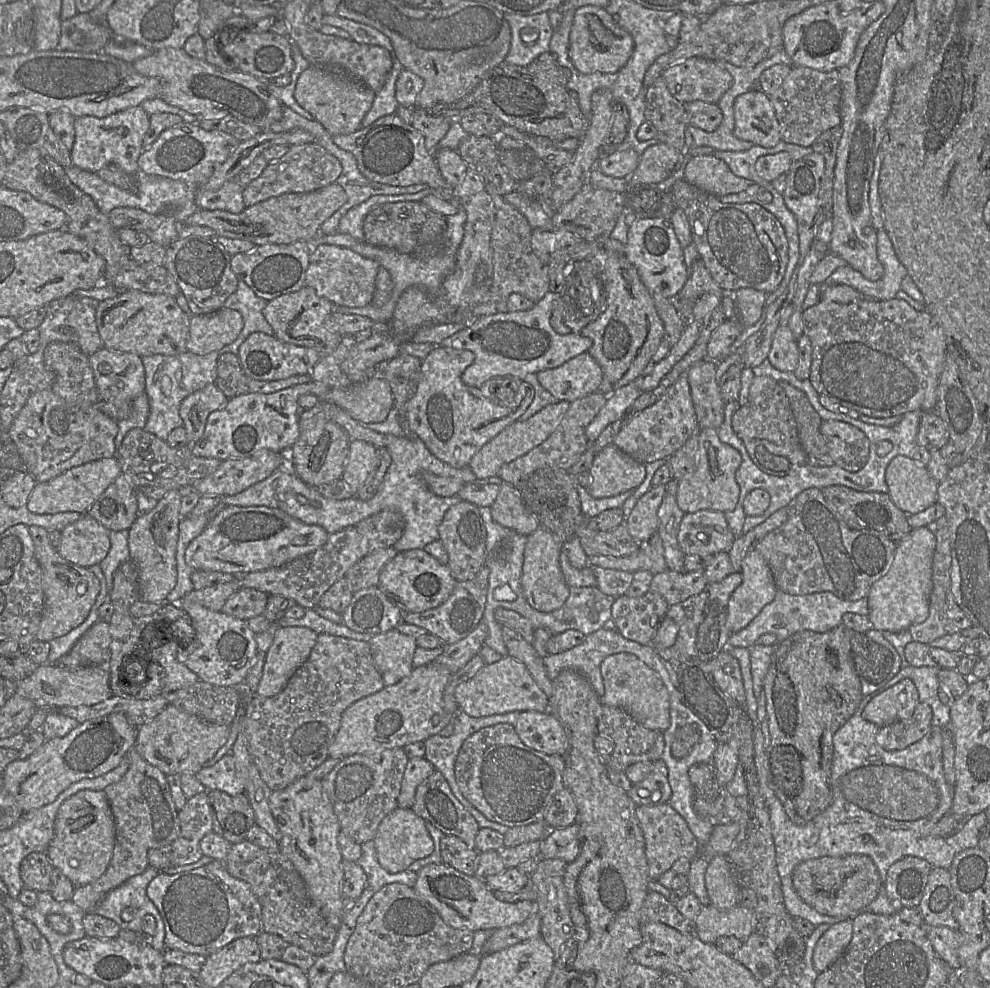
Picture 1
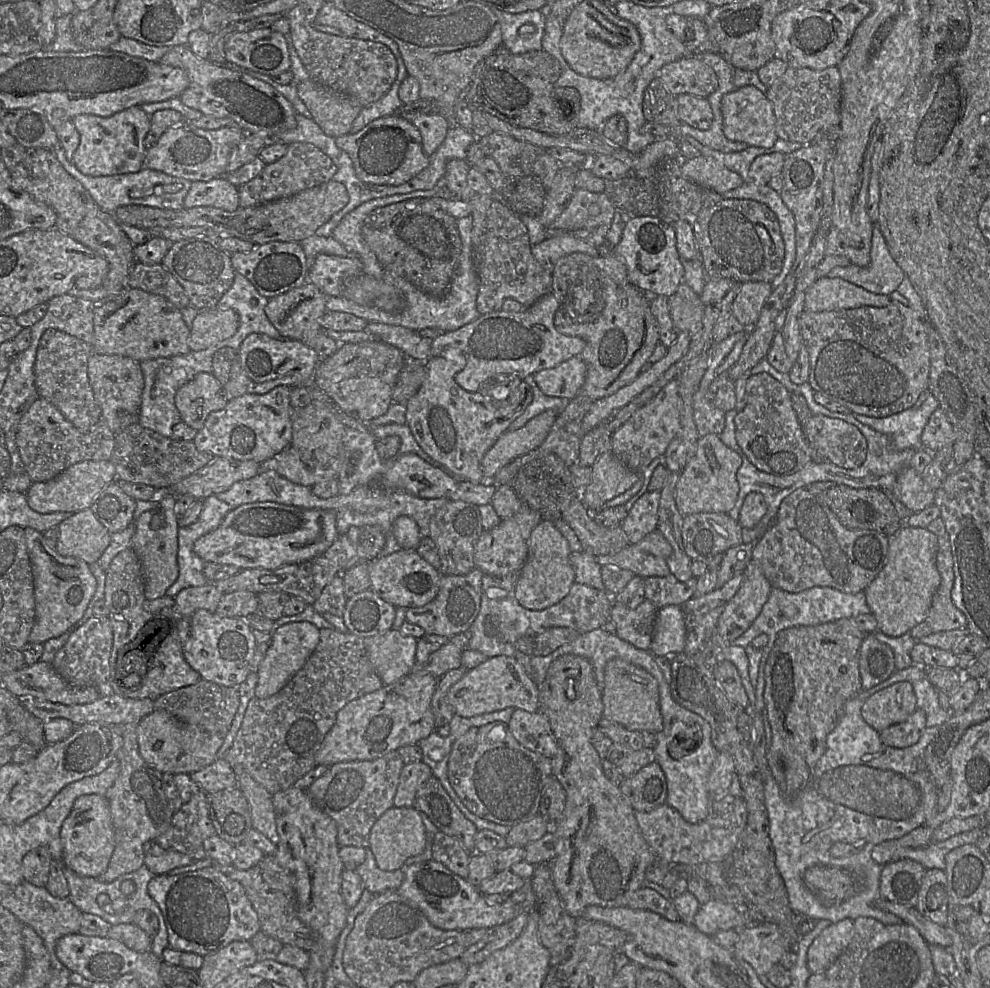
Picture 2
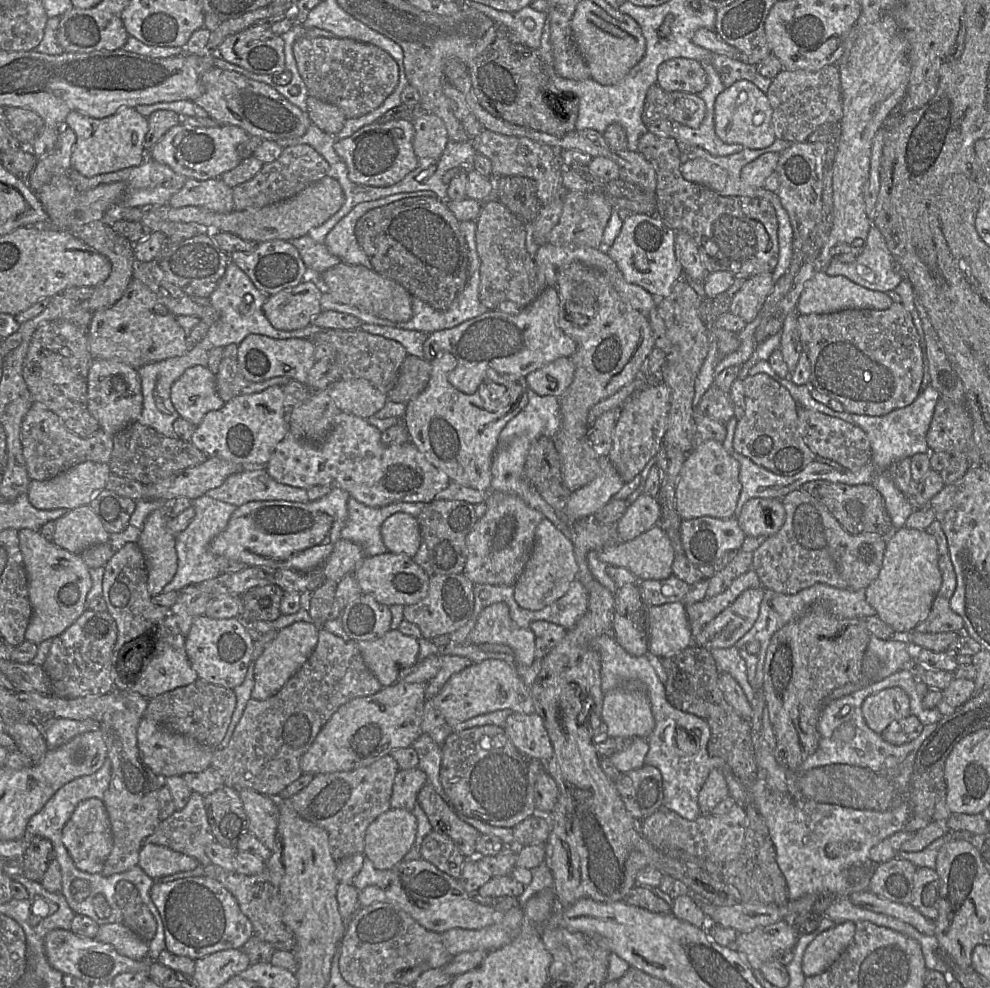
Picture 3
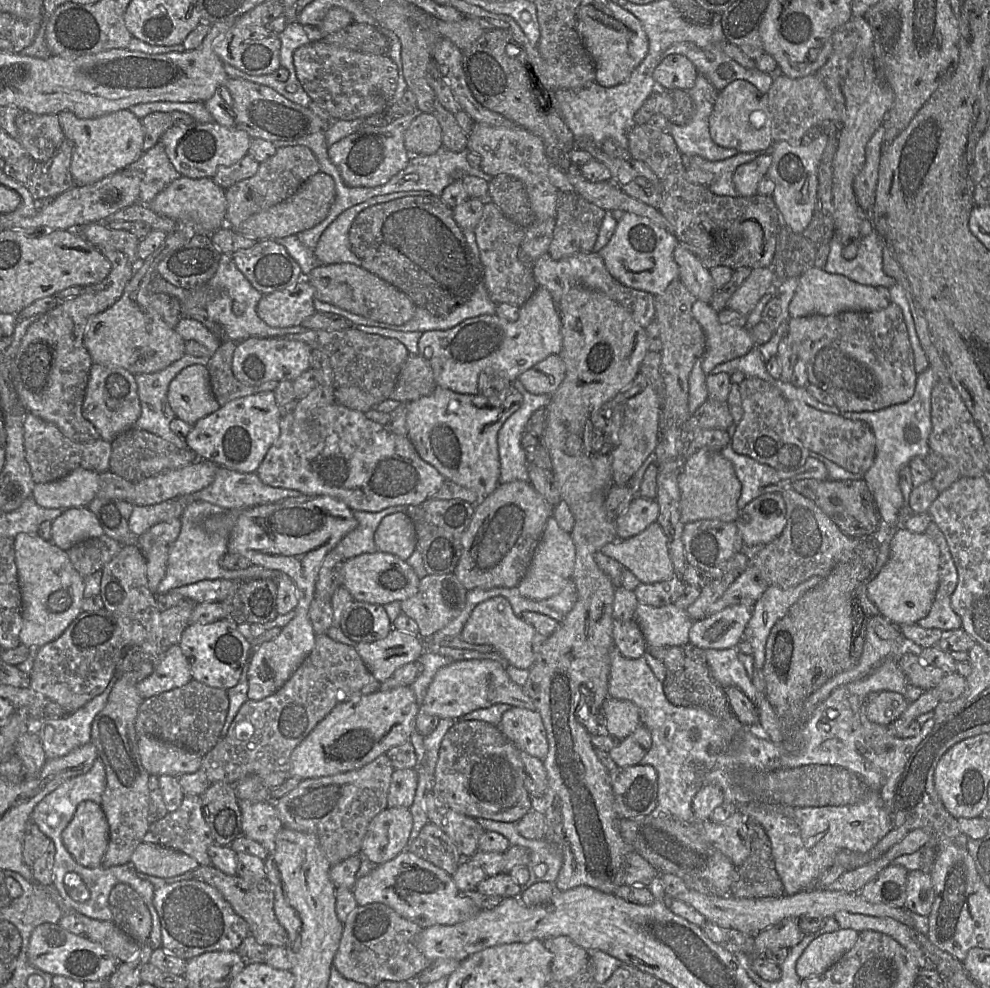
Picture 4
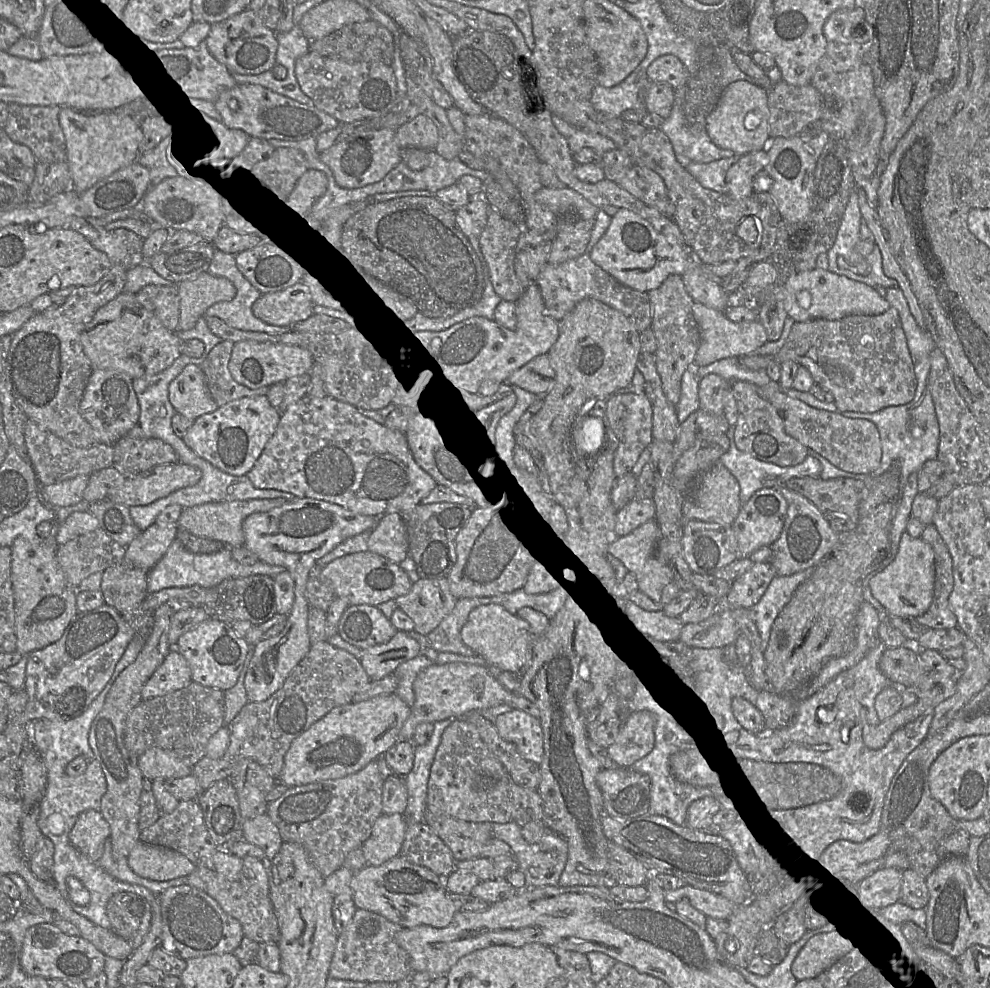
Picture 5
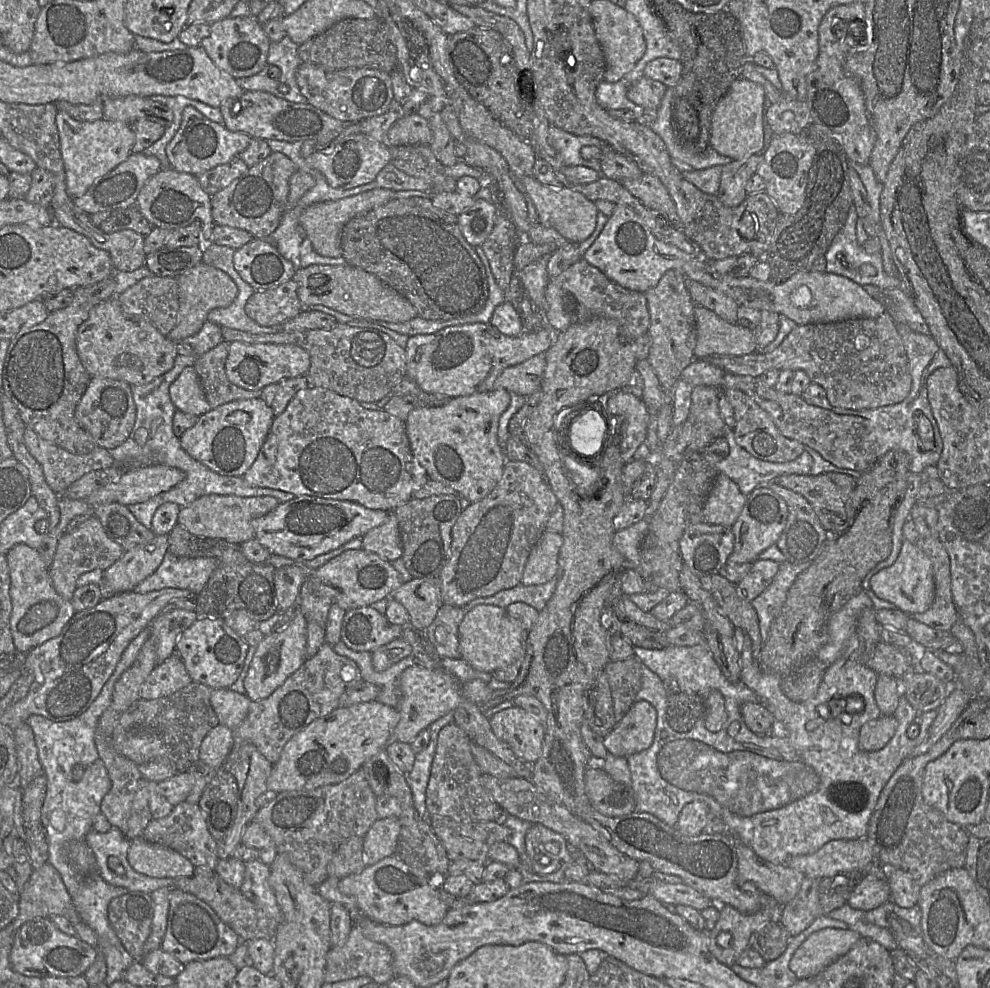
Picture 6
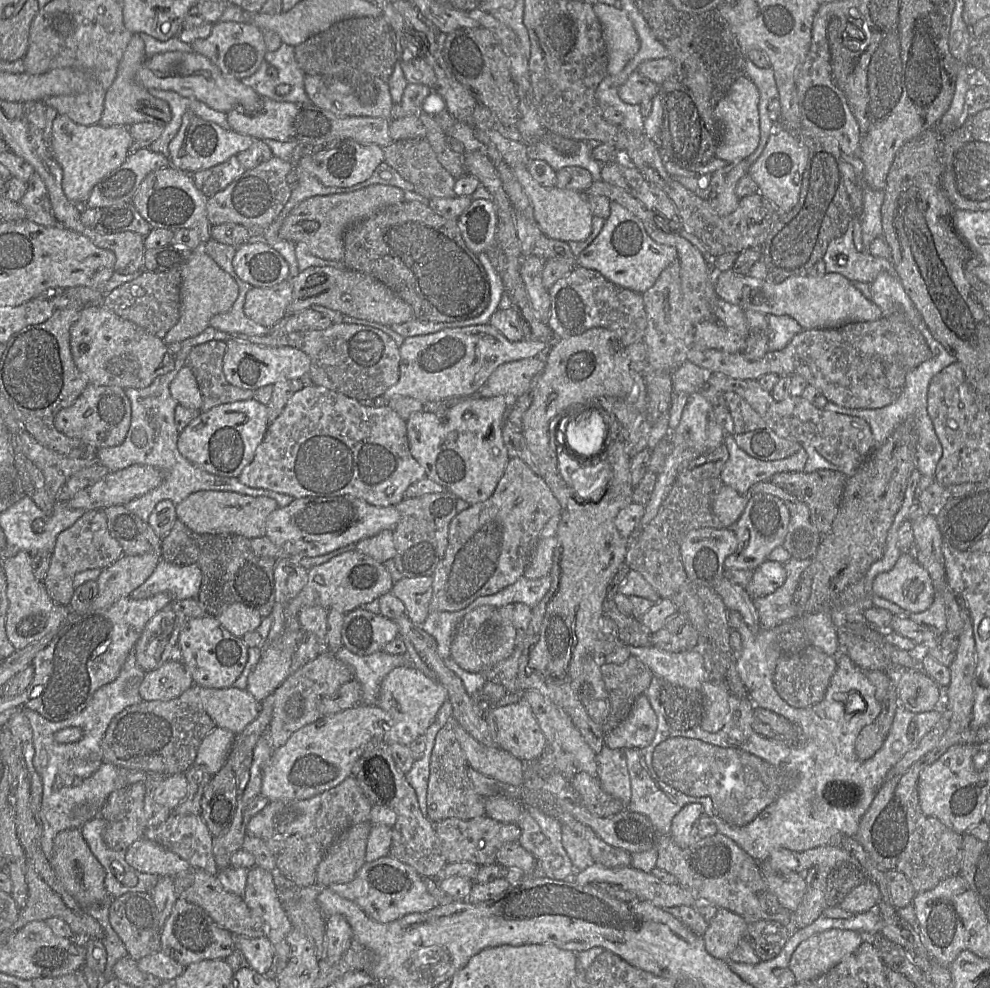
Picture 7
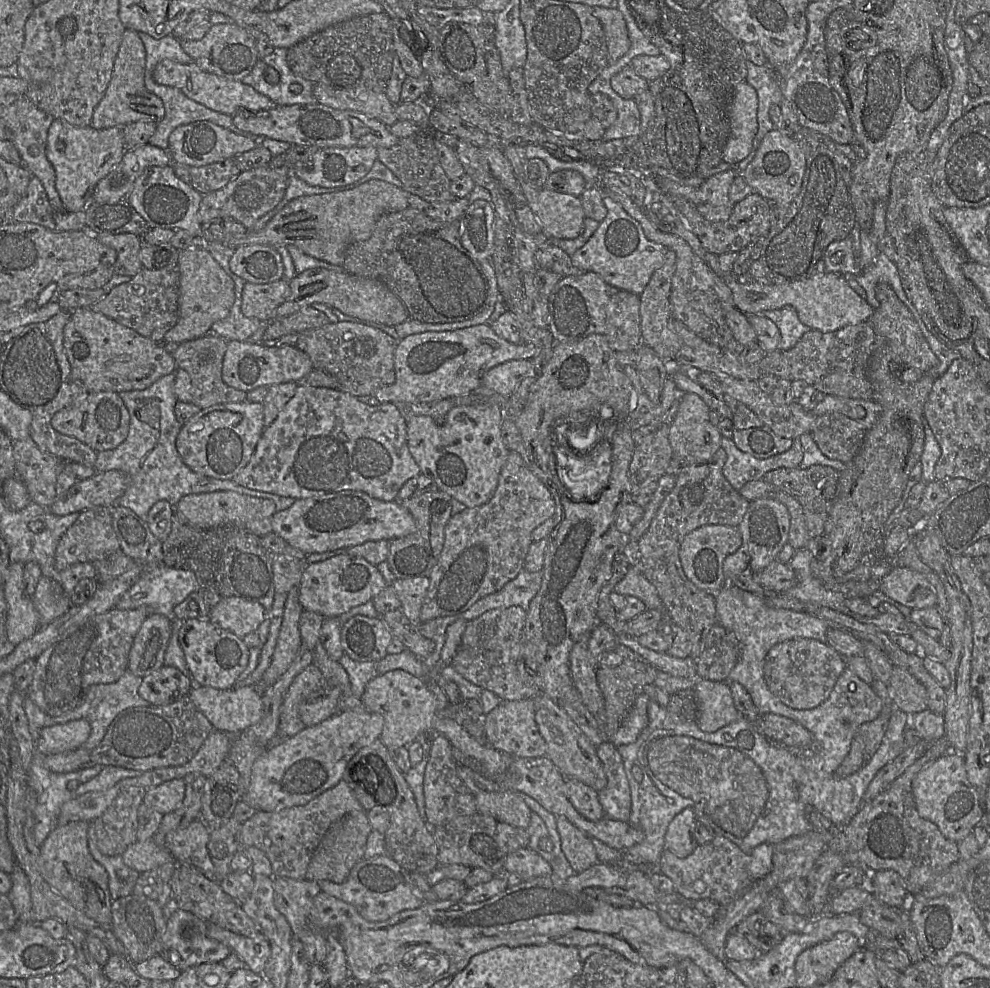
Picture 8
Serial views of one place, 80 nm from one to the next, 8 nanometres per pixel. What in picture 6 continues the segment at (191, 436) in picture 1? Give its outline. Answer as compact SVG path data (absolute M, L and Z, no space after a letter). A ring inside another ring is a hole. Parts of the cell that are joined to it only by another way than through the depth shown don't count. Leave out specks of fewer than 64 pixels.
M193 366L185 367L171 383L169 395L175 408L184 413L200 417L211 410Z

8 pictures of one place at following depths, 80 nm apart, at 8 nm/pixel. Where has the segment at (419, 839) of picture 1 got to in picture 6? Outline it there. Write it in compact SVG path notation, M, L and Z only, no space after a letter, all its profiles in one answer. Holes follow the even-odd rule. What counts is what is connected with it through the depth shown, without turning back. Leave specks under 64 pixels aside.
M398 817L378 818L363 837L366 865L376 864L383 858L394 855L399 833Z

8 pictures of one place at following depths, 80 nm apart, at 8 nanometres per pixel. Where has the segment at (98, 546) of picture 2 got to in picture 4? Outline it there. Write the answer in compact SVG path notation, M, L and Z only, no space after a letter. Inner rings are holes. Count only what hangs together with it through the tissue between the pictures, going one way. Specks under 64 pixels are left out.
M87 506L74 507L65 509L52 521L50 541L60 549L67 551L82 540L103 534L99 520Z

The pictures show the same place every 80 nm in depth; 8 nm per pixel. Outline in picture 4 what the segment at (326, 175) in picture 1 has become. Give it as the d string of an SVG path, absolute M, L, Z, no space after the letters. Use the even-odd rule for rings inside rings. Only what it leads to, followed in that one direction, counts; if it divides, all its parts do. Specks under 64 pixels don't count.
M306 146L278 148L276 153L260 163L256 174L225 189L227 211L226 225L238 227L251 215L266 210L292 196L311 176L320 172L319 162Z

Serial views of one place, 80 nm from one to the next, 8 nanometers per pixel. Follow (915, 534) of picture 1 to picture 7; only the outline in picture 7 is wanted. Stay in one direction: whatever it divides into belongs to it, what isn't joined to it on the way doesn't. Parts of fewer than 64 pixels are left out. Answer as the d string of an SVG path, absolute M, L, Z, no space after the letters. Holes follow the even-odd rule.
M907 551L902 552L890 571L876 576L872 589L873 594L898 605L908 613L927 610L935 597L928 571Z

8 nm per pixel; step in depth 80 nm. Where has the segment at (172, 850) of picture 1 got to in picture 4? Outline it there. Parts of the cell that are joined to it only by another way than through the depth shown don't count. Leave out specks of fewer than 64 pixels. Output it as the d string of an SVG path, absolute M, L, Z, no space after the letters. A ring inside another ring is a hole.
M185 795L180 807L176 811L168 812L162 819L150 824L143 842L160 844L183 852L194 858L201 866L211 865L207 851L209 846L214 843L214 838L203 817L200 795Z

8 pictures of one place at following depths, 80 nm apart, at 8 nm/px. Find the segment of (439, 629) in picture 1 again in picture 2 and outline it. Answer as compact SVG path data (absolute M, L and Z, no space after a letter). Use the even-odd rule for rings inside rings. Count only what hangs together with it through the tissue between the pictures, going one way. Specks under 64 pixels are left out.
M478 568L465 575L442 575L434 599L424 606L407 608L405 620L420 626L426 634L451 638L467 632L480 610L483 576Z

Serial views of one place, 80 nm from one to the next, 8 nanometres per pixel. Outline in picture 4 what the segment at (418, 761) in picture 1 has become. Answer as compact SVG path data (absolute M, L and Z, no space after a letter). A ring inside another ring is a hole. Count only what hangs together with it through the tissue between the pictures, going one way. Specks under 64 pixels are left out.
M414 768L394 770L387 796L387 806L410 808L418 784L418 773Z

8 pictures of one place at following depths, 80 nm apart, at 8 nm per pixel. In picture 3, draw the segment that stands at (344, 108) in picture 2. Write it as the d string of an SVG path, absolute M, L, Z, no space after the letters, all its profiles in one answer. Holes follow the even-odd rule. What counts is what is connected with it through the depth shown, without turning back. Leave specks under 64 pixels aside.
M308 96L306 103L308 116L319 129L332 136L342 130L347 118L341 109L312 96Z

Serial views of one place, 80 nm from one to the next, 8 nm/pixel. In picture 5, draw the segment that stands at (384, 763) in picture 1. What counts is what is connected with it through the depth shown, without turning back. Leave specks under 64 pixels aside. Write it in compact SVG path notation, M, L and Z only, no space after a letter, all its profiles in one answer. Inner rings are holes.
M377 760L347 776L294 786L267 805L266 813L277 826L282 841L301 845L308 860L326 878L339 869L346 855L362 846L382 812L385 779Z

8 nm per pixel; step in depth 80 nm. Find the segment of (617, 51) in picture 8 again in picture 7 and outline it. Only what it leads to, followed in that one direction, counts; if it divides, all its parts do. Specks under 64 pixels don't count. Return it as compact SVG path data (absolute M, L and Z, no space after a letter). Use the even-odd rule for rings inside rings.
M604 3L593 4L593 11L602 27L608 54L608 75L620 73L640 49L640 39L628 16L621 8Z

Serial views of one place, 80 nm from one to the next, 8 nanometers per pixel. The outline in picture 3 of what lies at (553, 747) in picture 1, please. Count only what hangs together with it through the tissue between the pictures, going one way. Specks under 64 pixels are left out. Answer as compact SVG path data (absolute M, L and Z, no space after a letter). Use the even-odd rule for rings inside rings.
M511 713L504 730L513 745L526 756L547 762L553 755L553 746L541 716L537 713Z

